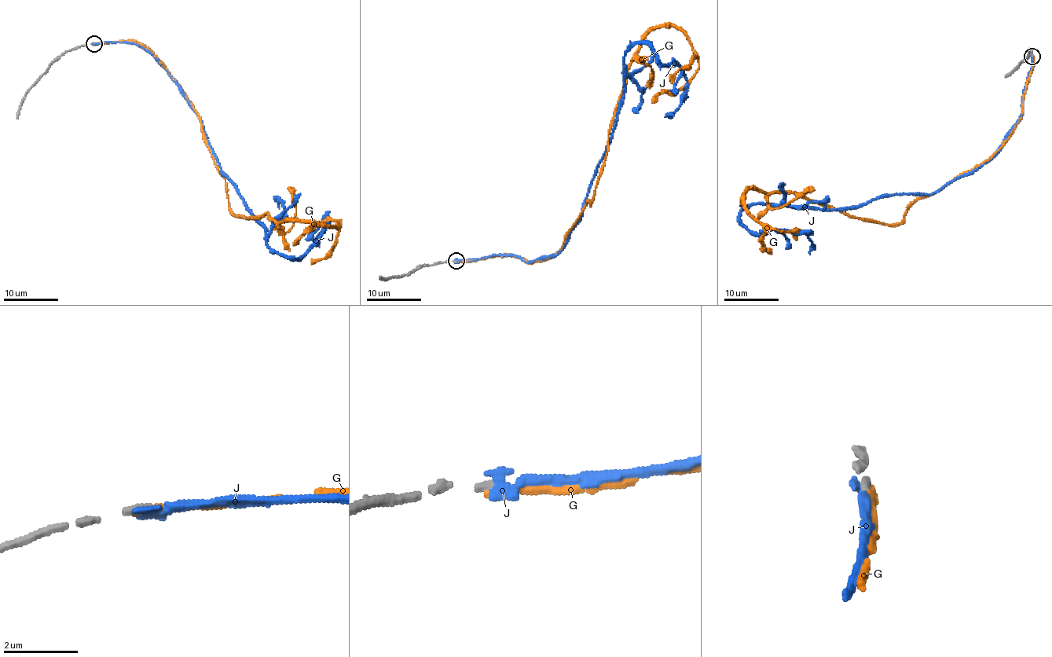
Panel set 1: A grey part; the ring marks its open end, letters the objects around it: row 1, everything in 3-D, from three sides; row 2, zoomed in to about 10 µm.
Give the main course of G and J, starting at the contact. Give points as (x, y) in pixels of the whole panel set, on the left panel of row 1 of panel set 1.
G: (93, 44), (137, 41), (166, 69), (199, 116), (234, 217), (341, 220), (313, 225), (293, 244)
J: (93, 44), (137, 44), (164, 69), (266, 247), (298, 258), (328, 218), (314, 243)

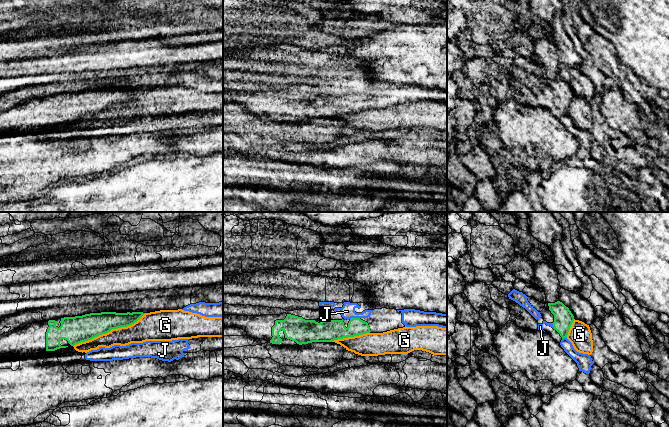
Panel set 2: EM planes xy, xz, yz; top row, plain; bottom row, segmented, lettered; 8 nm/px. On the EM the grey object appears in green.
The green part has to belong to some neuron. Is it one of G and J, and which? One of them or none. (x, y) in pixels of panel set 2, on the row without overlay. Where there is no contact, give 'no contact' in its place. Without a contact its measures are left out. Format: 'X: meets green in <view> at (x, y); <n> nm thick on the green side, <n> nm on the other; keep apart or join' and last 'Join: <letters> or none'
G: meets green in xy at (109, 107); 220 nm thick on the green side, 170 nm on the other; keep apart
J: meets green in xz at (354, 94); 180 nm thick on the green side, 110 nm on the other; join
Join: J

